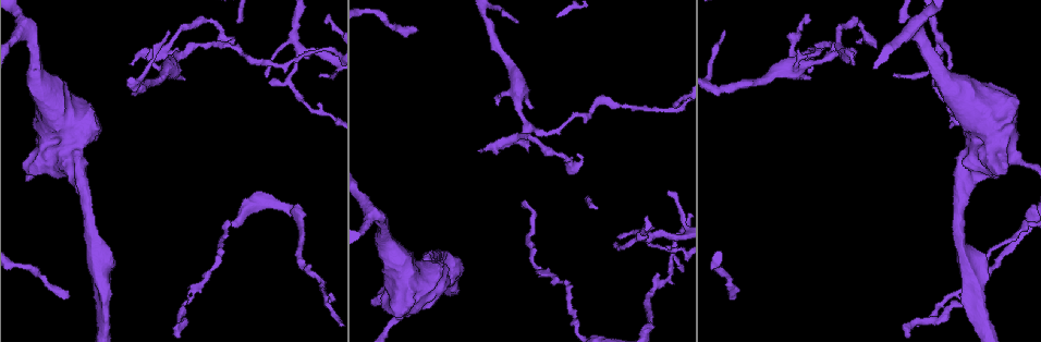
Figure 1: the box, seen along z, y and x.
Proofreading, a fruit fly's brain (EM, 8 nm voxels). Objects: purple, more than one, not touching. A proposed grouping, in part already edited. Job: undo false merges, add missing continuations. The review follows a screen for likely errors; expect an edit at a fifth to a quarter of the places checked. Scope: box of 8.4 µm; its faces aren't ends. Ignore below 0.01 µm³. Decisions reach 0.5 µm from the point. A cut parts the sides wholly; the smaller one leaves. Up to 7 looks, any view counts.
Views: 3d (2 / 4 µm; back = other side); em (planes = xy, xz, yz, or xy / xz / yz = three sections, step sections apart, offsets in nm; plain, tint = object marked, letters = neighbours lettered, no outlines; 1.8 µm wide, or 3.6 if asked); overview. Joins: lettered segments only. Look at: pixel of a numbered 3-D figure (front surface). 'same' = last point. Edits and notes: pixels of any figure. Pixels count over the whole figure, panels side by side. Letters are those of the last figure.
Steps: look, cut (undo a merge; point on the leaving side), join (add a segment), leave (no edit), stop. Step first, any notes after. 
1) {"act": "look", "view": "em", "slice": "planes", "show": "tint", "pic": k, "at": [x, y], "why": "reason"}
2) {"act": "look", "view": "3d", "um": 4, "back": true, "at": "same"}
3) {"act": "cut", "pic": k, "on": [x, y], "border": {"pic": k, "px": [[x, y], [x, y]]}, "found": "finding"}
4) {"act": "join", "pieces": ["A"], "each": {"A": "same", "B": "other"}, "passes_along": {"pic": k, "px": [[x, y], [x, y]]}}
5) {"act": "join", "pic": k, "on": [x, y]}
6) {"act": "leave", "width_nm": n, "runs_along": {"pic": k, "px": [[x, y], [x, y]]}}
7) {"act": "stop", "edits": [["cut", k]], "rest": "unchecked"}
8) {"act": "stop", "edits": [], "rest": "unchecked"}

{"act": "look", "view": "3d", "um": 2, "pic": 1, "at": [734, 295], "why": "tapers out"}

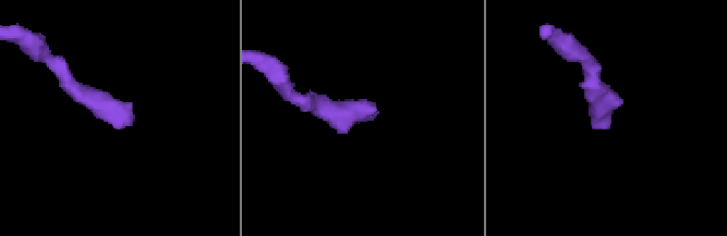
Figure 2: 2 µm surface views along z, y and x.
{"act": "look", "view": "em", "slice": "yz", "step": 16, "show": "letters", "pic": 2, "at": [375, 115], "why": "now the EM"}

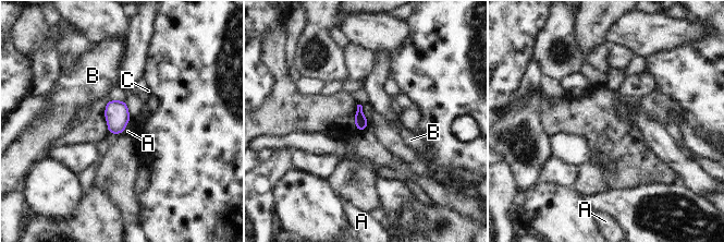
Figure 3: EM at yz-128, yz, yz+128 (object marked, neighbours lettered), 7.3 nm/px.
{"act": "look", "view": "em", "slice": "planes", "show": "letters", "at": "same", "why": "another direction"}

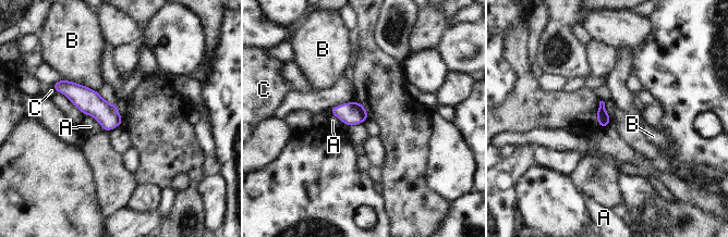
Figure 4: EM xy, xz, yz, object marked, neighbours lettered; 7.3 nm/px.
{"act": "leave", "each": {"A": "other", "B": "other", "C": "other"}, "runs_along": {"pic": 4, "px": [[64, 85], [119, 122]]}, "found": "none of them fits"}

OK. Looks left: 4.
{"act": "look", "view": "em", "slice": "planes", "show": "letters", "pic": 1, "at": [516, 22], "why": "thin end"}

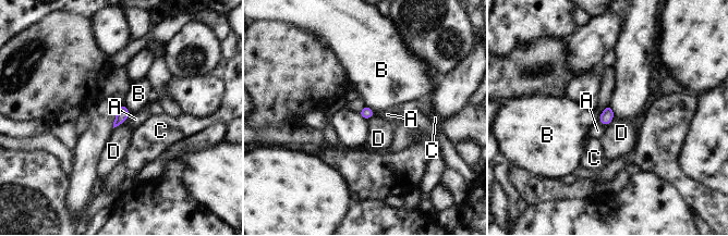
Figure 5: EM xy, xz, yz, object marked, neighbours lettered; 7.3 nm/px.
{"act": "leave", "longest_contact_nm": ["D", 110], "each": {"A": "other", "B": "other", "C": "other", "D": "other"}, "border": {"pic": 5, "px": [[124, 121], [113, 128]]}, "found": "none of them fits"}

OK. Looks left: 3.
{"act": "look", "view": "em", "slice": "planes", "show": "tint", "pic": 1, "at": [939, 51], "why": "a fork"}

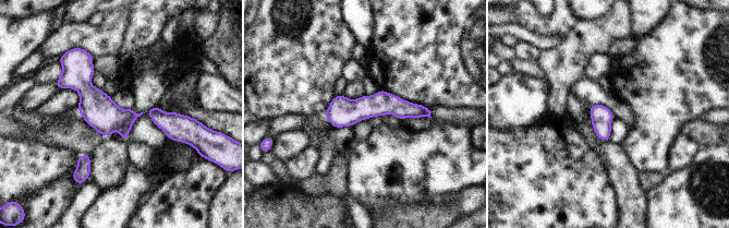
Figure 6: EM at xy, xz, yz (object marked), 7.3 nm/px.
{"act": "look", "view": "em", "slice": "planes", "show": "letters", "at": "same"}

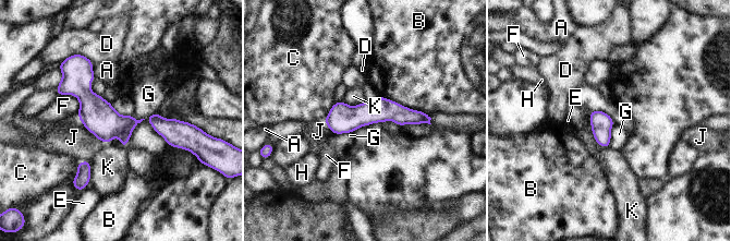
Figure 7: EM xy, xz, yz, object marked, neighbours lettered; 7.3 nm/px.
{"act": "leave", "width_nm": 160, "each": {"A": "other", "B": "other", "C": "other", "D": "other", "E": "other", "F": "other", "G": "other", "H": "other", "J": "other", "K": "other"}, "found": "continuous, no second neuron"}

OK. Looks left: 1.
{"act": "stop", "edits": [], "rest": "unchecked"}

